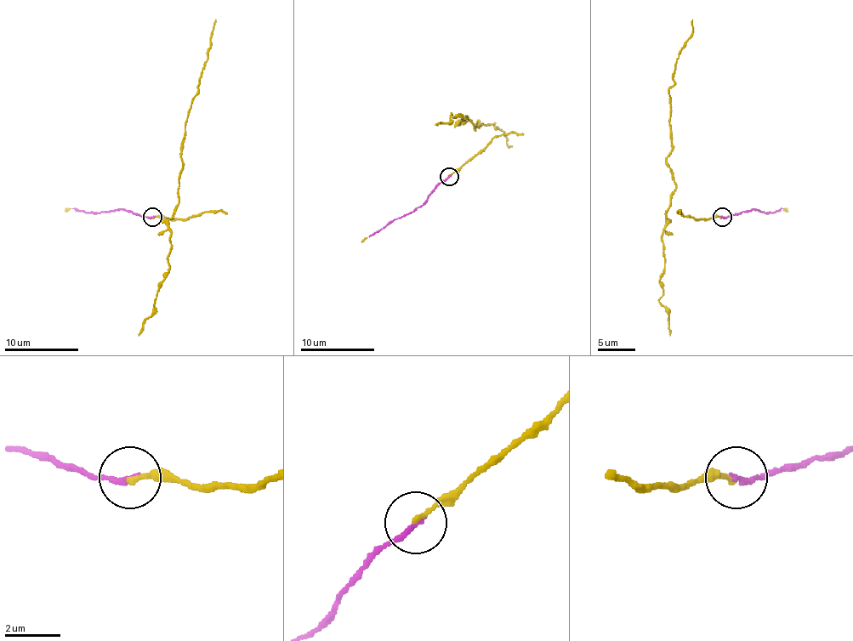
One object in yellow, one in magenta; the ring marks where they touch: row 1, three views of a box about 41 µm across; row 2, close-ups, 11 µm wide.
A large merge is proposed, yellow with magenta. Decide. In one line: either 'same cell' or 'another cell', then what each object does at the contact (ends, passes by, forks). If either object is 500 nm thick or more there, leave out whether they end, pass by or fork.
same cell; yellow ends; magenta ends

